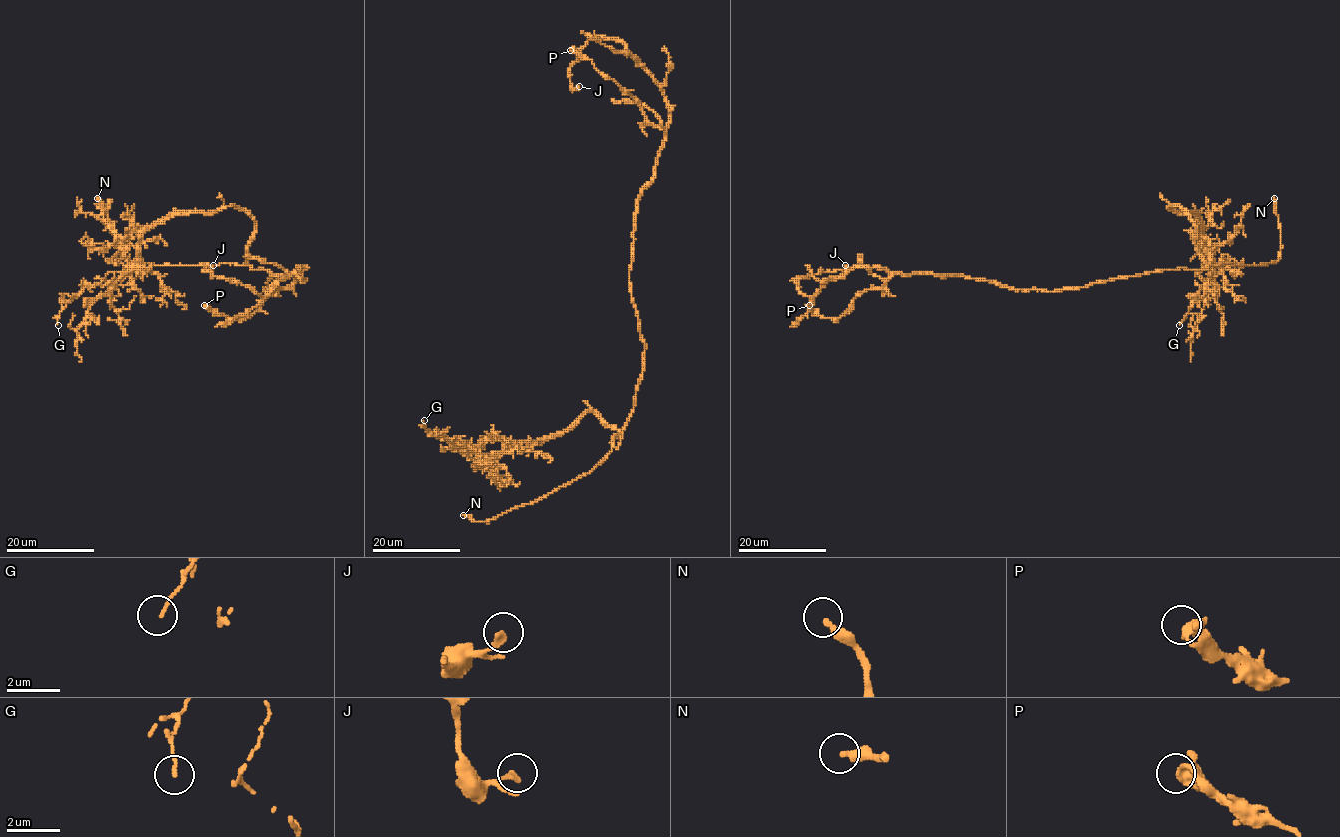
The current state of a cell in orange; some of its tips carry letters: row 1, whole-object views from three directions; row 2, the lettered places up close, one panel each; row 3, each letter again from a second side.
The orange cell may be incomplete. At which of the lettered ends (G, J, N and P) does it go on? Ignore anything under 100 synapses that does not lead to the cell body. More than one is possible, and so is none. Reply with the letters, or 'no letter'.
N

